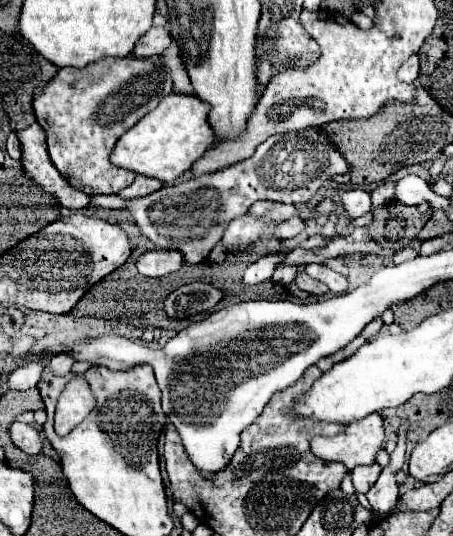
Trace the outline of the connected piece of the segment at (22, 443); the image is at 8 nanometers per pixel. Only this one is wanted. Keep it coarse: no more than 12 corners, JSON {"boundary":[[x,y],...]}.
{"boundary":[[26,423],[10,425],[10,439],[22,451],[42,451],[40,433]]}

